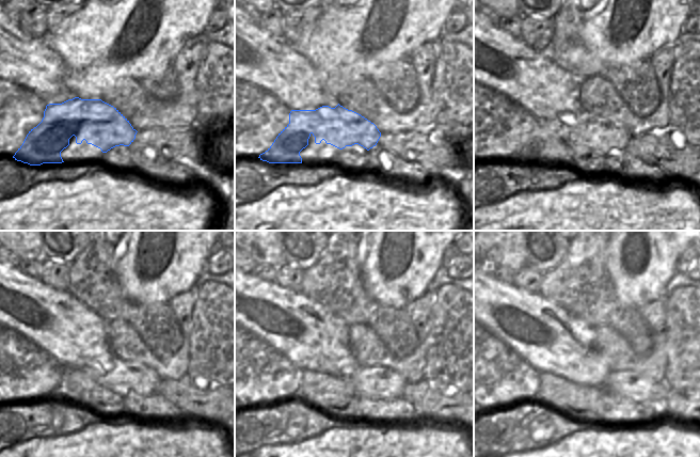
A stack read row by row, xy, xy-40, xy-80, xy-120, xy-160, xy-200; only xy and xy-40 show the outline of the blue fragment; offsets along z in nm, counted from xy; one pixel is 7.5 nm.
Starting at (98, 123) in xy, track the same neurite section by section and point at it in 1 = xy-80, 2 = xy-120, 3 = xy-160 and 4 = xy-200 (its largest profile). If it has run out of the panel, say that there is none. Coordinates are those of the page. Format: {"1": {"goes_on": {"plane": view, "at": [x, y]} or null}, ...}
{"1": {"goes_on": {"plane": "xy-80", "at": [584, 129]}}, "2": {"goes_on": {"plane": "xy-120", "at": [125, 377]}}, "3": {"goes_on": {"plane": "xy-160", "at": [372, 381]}}, "4": {"goes_on": {"plane": "xy-200", "at": [627, 383]}}}

